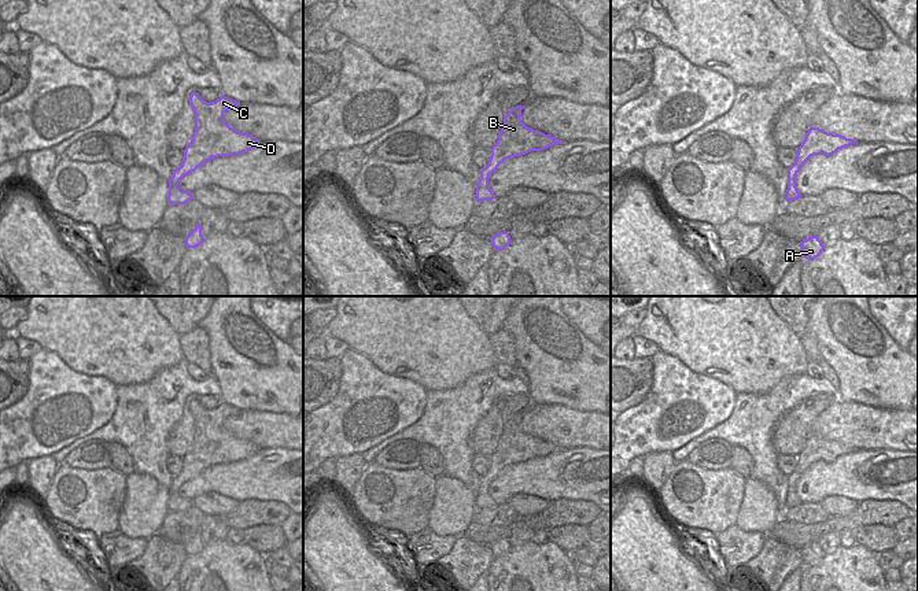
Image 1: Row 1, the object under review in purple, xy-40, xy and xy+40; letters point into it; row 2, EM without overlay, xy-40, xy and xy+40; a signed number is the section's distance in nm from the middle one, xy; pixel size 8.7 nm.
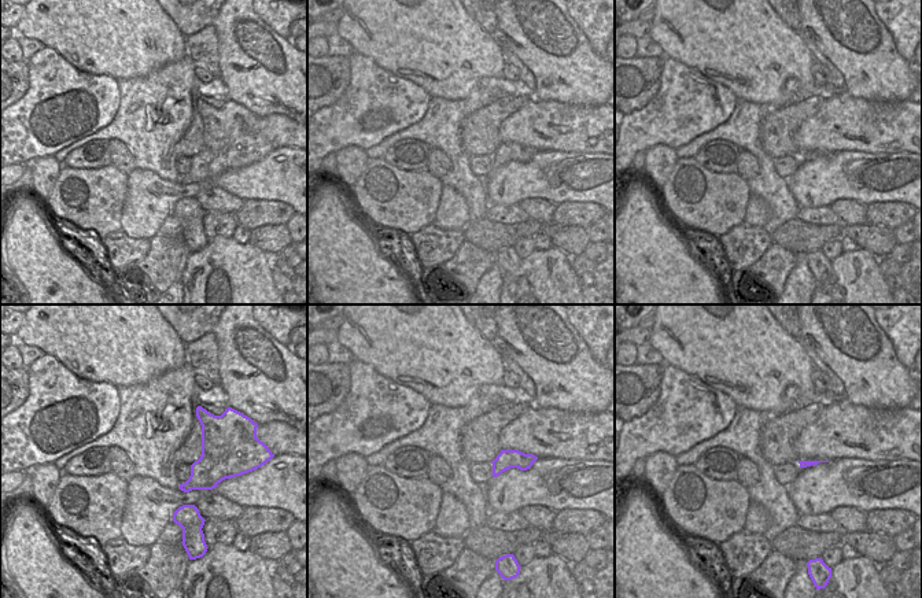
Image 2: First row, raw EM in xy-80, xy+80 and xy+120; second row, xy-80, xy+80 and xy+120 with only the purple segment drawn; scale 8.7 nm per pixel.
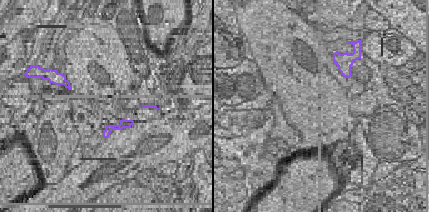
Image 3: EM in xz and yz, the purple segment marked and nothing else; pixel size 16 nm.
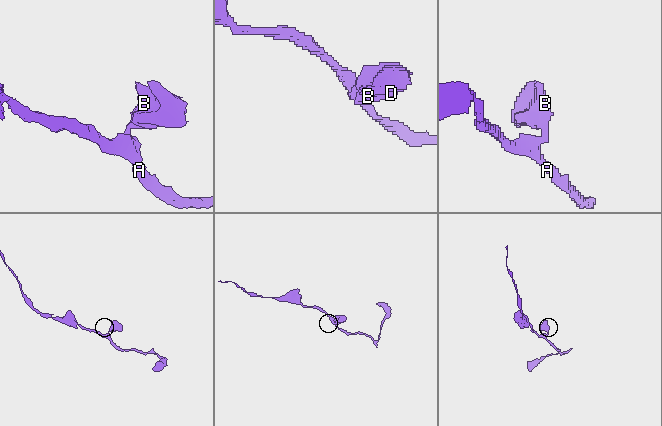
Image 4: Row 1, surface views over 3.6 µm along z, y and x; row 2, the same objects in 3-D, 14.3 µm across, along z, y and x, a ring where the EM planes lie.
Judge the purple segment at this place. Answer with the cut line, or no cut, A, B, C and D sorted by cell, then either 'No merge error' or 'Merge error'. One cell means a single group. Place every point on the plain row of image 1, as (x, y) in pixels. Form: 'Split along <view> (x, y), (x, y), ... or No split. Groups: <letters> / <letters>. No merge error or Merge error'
No split. Groups: A B C D. No merge error.

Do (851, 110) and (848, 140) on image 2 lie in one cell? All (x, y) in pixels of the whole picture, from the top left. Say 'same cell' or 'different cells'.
same cell

